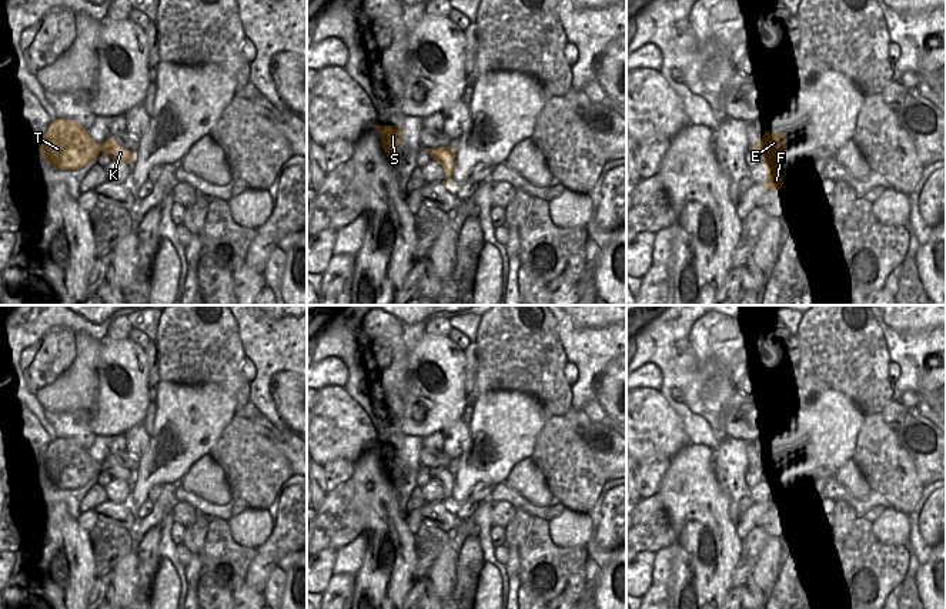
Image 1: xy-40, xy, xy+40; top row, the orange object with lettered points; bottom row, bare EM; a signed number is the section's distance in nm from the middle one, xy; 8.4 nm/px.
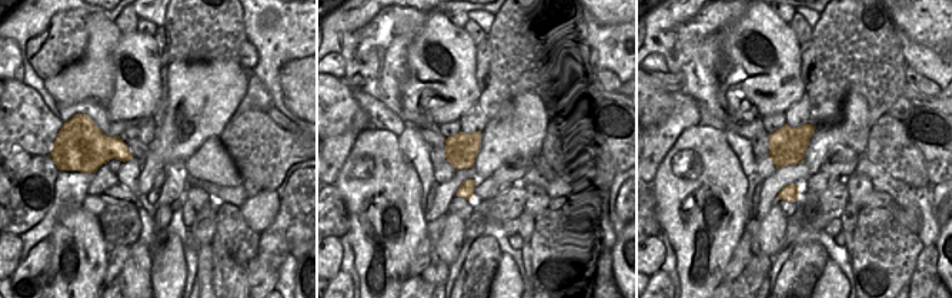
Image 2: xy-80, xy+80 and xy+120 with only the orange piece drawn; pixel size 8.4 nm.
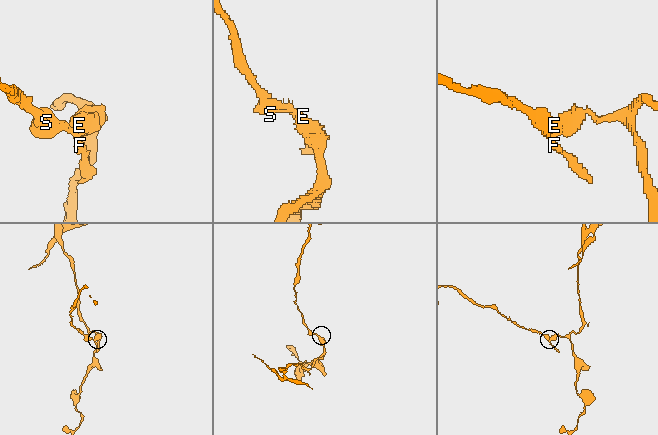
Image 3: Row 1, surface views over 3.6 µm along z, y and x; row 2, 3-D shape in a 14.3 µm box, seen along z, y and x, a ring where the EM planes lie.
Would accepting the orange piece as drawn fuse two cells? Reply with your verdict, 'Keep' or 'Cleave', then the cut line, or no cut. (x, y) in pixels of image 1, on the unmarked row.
Cleave. Split along xy+40 (765, 482), (776, 484).

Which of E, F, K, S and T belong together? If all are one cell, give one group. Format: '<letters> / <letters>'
E / F K S T

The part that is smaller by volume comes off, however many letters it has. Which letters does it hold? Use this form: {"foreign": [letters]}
{"foreign": ["F", "K", "S", "T"]}

